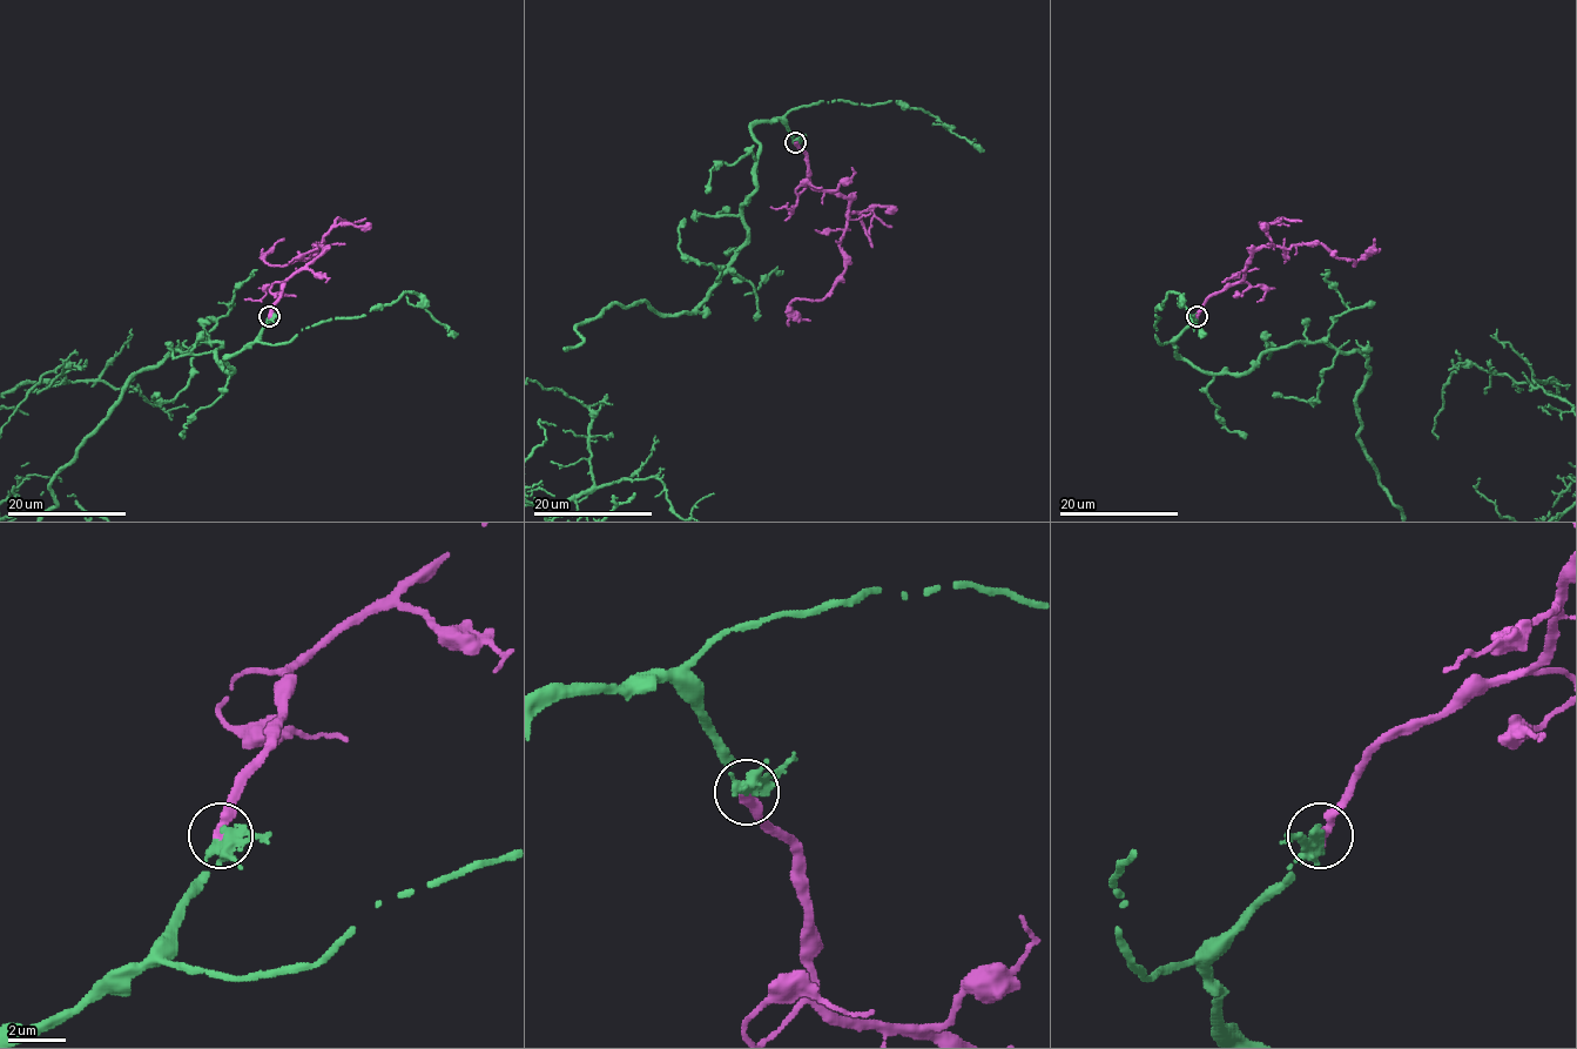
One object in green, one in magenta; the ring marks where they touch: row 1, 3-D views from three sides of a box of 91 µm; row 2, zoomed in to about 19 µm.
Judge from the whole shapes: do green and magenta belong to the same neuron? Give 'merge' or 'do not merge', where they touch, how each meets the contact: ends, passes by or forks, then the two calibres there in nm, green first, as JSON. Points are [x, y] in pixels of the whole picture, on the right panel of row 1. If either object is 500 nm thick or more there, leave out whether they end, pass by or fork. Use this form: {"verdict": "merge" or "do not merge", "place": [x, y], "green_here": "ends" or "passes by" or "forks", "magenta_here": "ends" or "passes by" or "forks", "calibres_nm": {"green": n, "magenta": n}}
{"verdict": "merge", "place": [1197, 316], "green_here": "passes by", "magenta_here": "ends", "calibres_nm": {"green": 360, "magenta": 360}}

